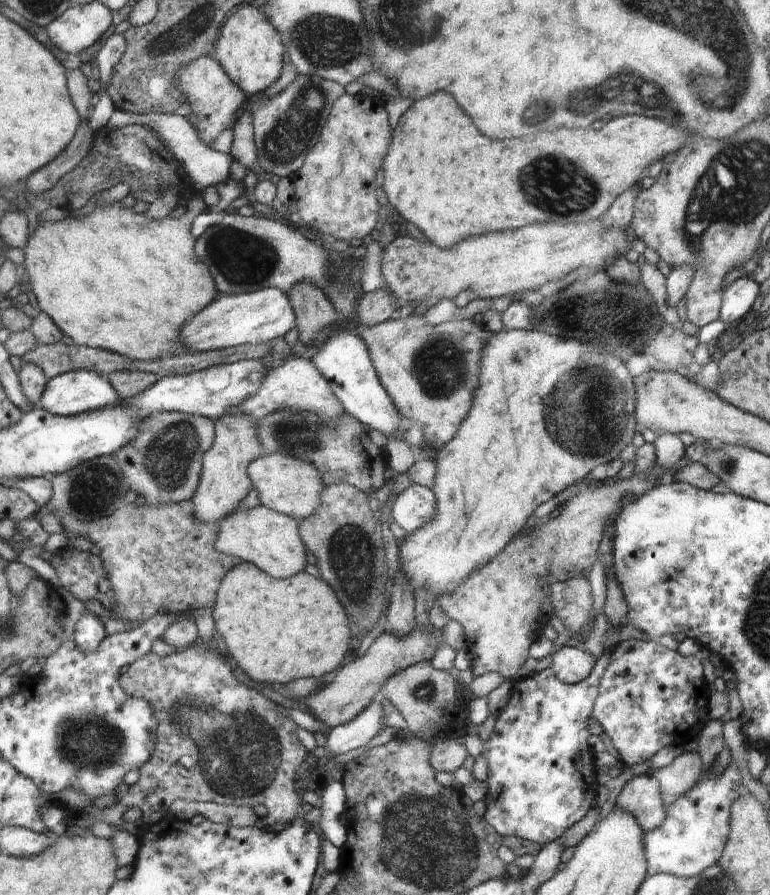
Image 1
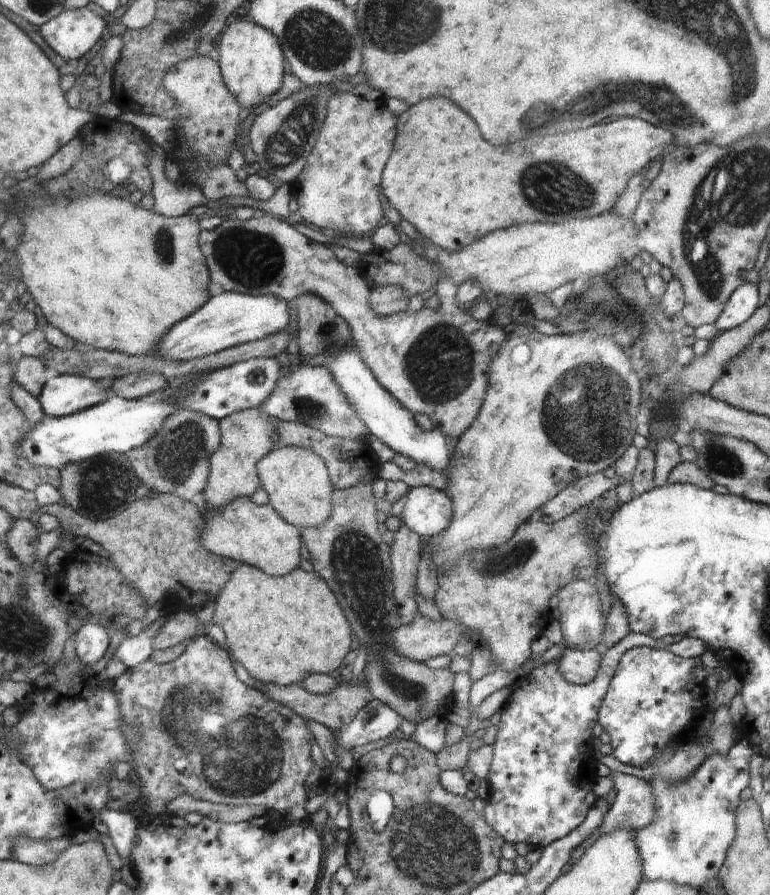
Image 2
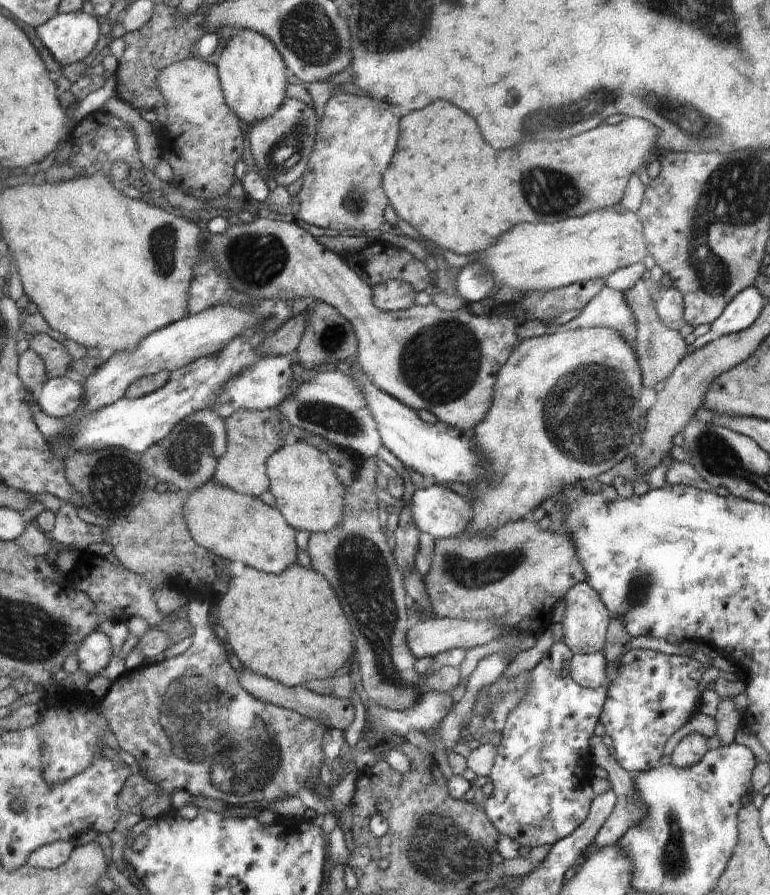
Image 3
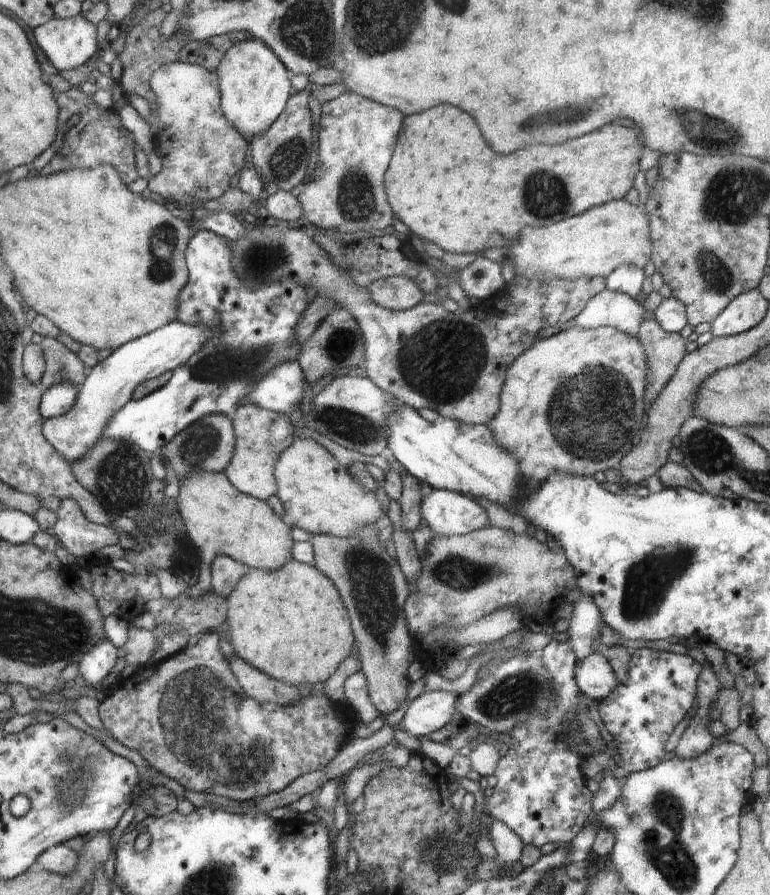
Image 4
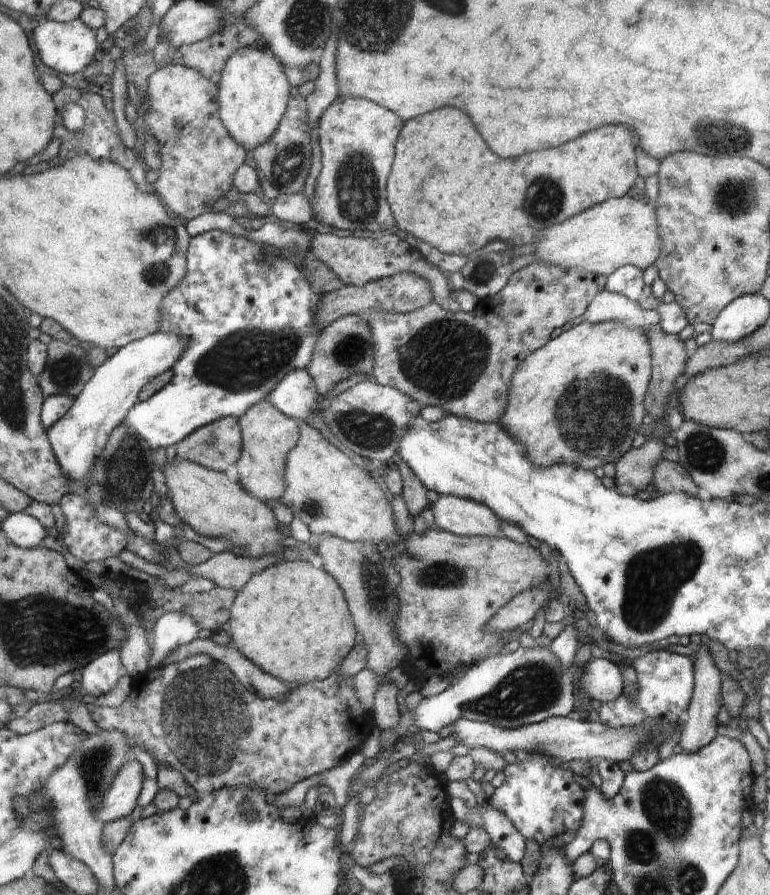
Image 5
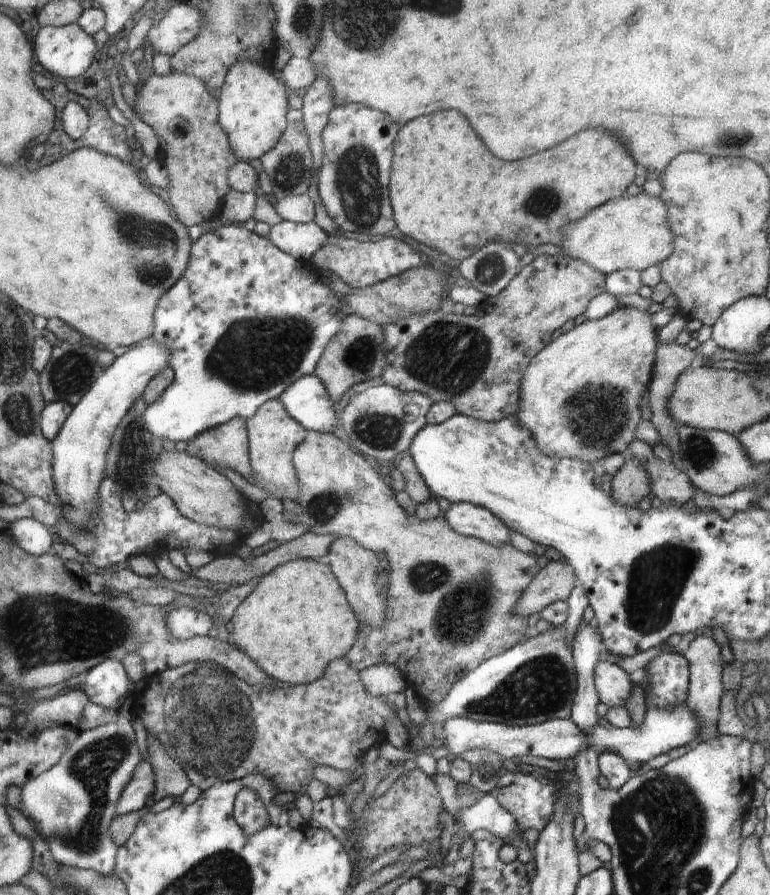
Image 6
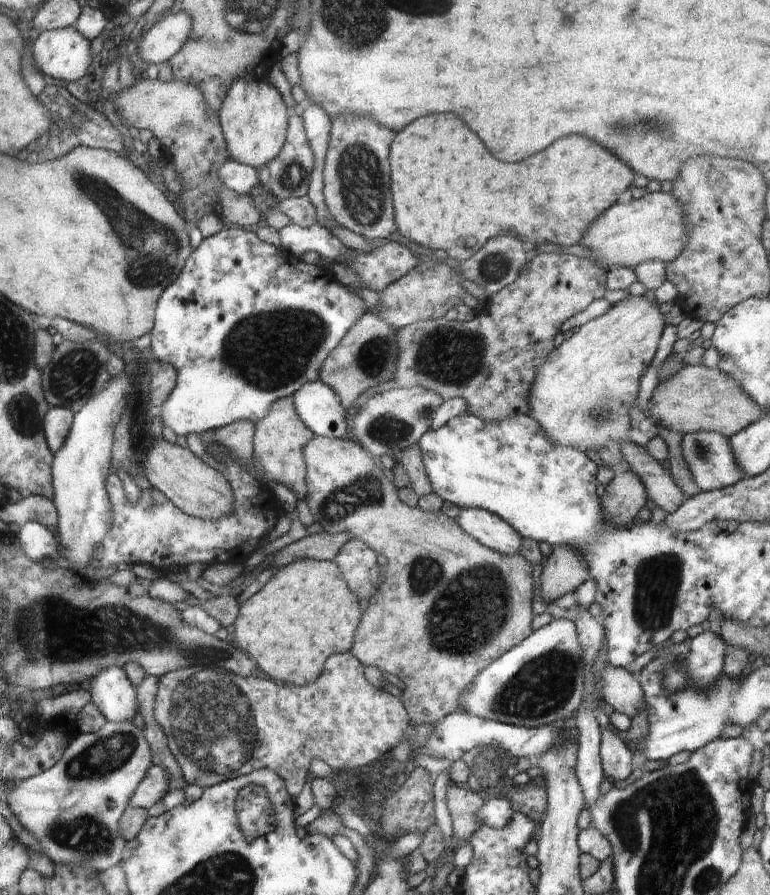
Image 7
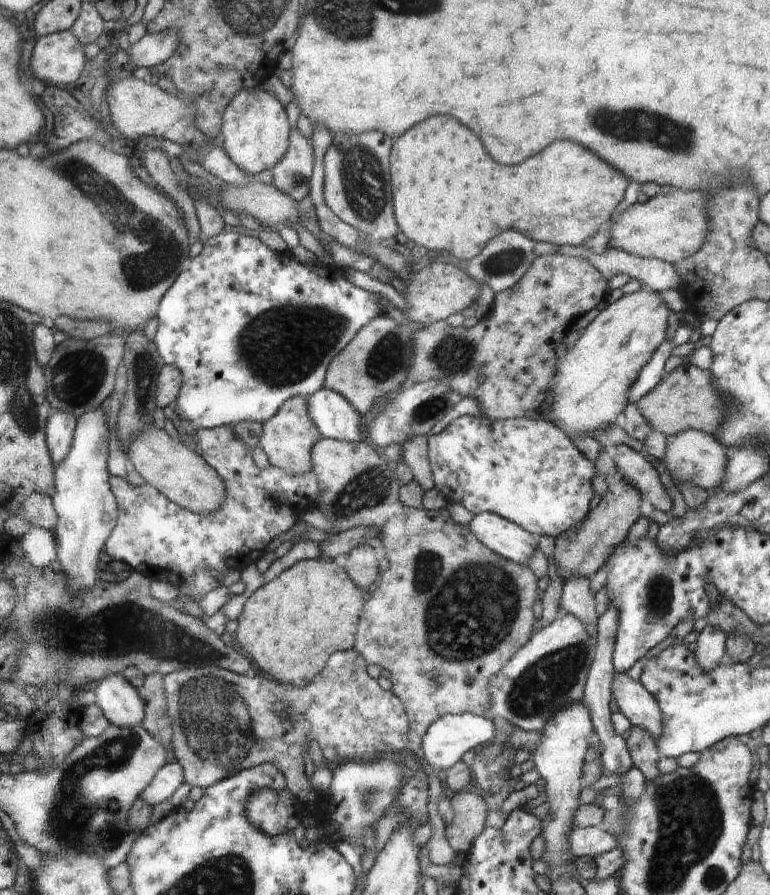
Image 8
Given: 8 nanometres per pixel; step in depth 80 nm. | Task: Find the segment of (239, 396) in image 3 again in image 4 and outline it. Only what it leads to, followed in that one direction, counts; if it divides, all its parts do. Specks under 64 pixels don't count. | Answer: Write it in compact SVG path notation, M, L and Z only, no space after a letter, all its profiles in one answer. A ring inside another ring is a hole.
M288 361L260 379L247 396L248 403L288 415L294 414L304 396L305 373L298 361Z

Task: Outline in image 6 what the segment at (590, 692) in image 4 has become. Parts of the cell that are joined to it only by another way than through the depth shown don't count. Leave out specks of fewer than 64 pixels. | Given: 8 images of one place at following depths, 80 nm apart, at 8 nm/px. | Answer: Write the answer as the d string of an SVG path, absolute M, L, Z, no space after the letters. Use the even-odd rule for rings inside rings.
M611 660L598 661L594 674L601 702L609 707L624 707L633 688L630 674Z

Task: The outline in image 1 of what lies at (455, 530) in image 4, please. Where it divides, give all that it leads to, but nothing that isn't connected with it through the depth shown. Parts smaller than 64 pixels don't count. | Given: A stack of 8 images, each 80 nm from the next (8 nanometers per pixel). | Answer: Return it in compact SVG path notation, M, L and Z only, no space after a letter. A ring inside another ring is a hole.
M413 483L396 496L391 518L407 533L426 526L436 514L436 498L430 488Z

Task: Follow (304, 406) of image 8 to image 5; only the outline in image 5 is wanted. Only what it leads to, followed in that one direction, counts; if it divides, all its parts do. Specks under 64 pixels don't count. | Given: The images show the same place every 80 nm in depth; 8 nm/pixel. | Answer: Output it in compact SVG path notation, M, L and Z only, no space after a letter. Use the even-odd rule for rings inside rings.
M270 401L254 405L239 422L243 436L243 450L236 464L239 481L246 491L262 502L280 501L287 488L287 458L300 440L299 423L279 411Z

